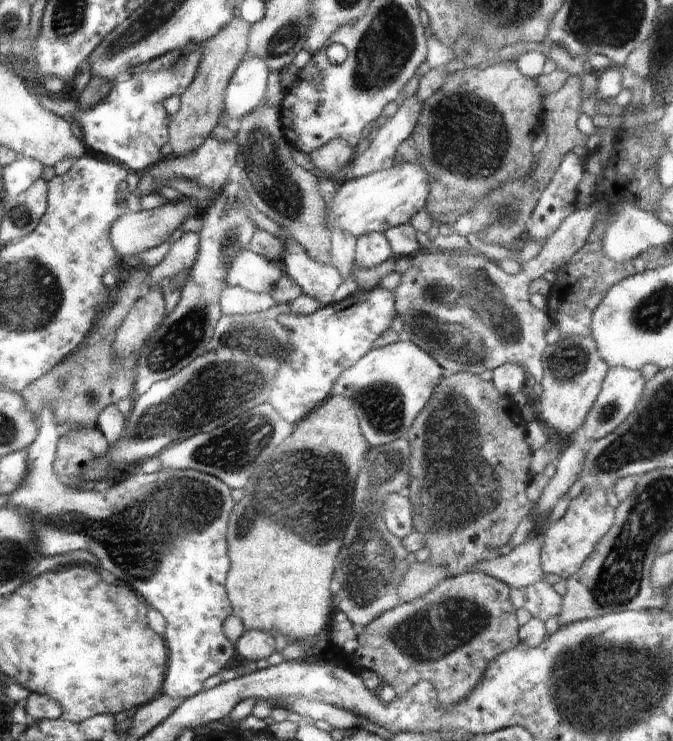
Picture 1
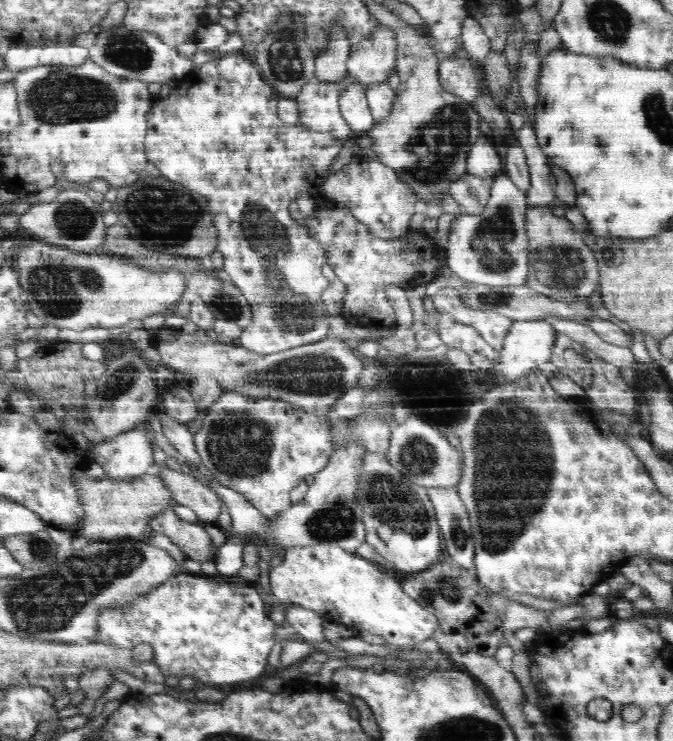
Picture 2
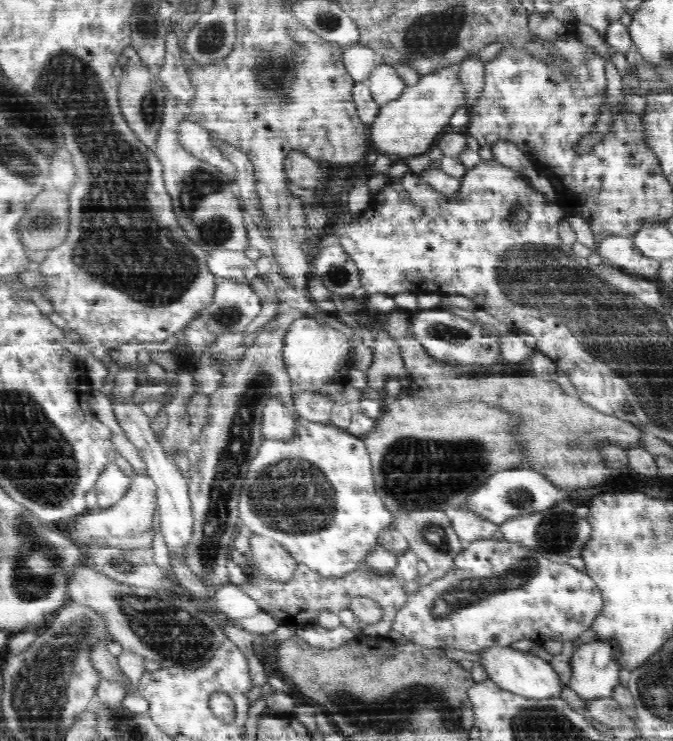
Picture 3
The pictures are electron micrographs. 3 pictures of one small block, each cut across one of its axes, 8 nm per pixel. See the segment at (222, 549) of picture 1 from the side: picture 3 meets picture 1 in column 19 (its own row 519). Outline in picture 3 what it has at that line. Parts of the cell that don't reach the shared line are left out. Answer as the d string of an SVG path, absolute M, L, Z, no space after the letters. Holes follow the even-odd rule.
M514 468L492 474L488 482L480 490L476 490L464 506L488 518L494 524L502 524L512 516L548 510L550 506L559 504L564 498L568 498L568 492L560 490L560 487L552 484L546 476L532 472L532 468Z

